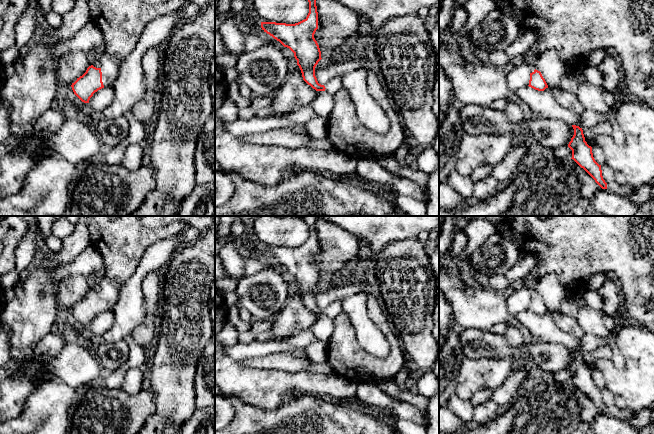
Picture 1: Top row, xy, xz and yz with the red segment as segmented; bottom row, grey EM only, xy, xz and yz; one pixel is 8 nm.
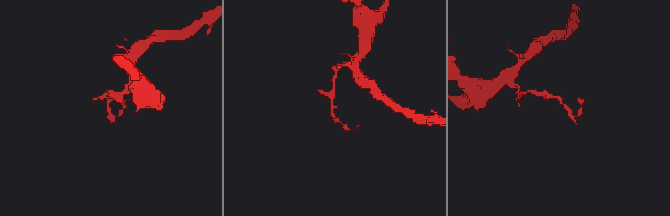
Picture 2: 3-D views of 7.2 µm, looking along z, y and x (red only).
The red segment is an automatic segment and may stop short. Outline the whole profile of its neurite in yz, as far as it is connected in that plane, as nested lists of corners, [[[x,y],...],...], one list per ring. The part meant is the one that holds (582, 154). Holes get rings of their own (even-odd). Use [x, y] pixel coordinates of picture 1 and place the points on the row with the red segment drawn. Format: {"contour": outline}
{"contour": [[[572,125],[574,135],[568,144],[572,150],[572,158],[581,168],[583,168],[602,188],[607,189],[607,183],[603,179],[601,165],[599,165],[592,153],[592,147],[587,144],[582,128]]]}

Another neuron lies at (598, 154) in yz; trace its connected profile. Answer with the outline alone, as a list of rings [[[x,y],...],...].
[[[594,145],[592,147],[592,153],[593,153],[593,157],[595,159],[595,161],[599,164],[599,165],[603,165],[605,164],[605,155],[604,155],[604,152],[603,150],[597,146],[597,145]]]

